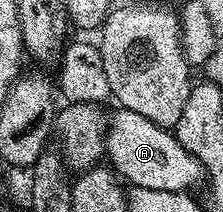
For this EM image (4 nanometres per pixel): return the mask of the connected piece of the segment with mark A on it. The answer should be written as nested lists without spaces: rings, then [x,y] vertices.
[[[133,106],[110,115],[106,127],[106,155],[122,179],[140,188],[188,191],[204,179],[201,163],[179,142],[173,133]]]

